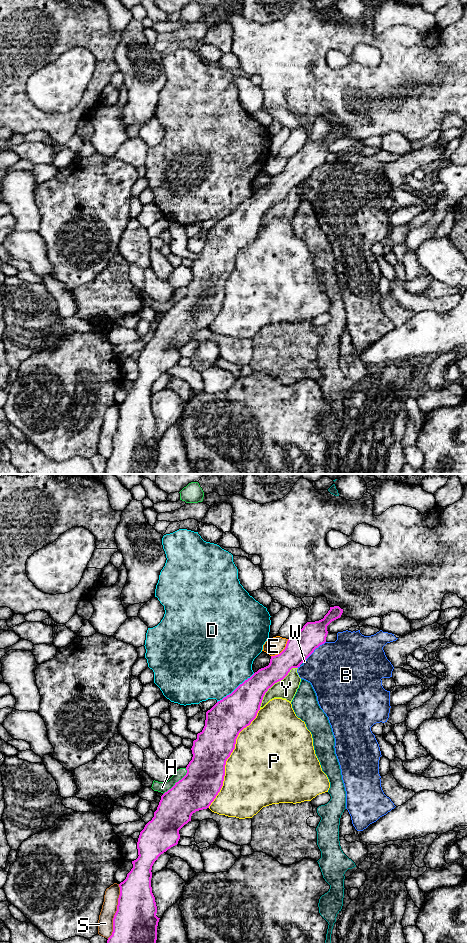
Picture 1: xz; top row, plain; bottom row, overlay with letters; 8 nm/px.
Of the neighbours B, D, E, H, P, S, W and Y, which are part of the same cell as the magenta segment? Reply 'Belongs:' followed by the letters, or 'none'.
Belongs: none

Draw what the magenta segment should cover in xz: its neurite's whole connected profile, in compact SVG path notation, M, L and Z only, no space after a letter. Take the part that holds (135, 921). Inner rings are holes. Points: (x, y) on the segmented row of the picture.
M339 606L330 607L323 619L307 622L298 633L288 639L285 649L280 654L271 656L268 666L259 669L206 712L205 726L193 741L193 757L186 767L186 775L161 796L154 817L140 832L137 842L139 856L132 861L133 868L119 884L120 895L113 918L113 932L107 943L156 943L160 918L156 916L157 906L151 887L151 870L154 862L161 854L178 844L179 830L191 821L192 814L209 808L220 792L226 761L235 749L236 739L256 718L268 689L283 680L292 668L300 667L316 648L326 642L327 626L340 618L342 613L343 609Z

